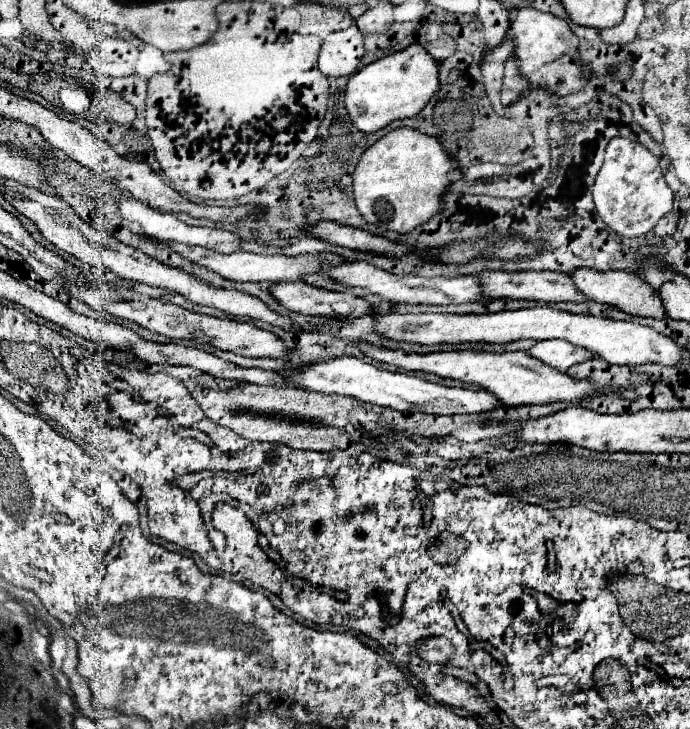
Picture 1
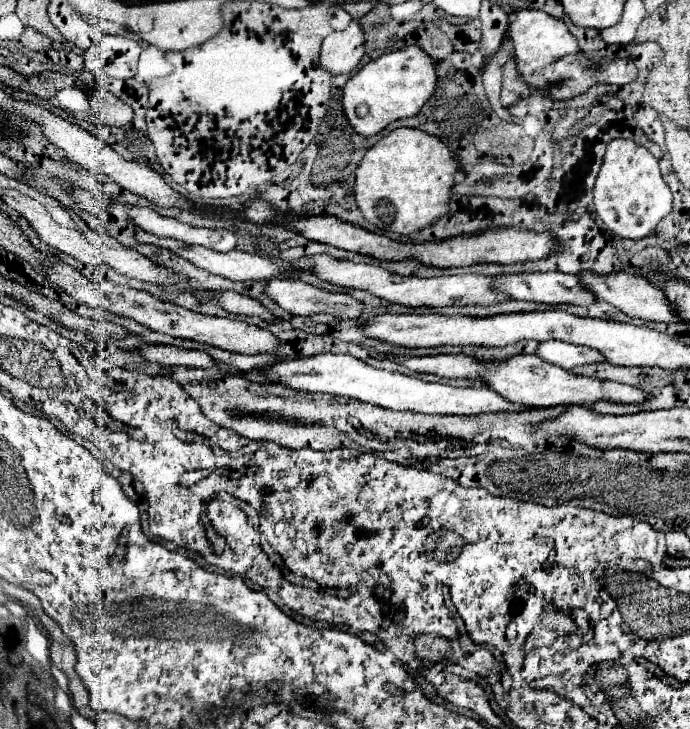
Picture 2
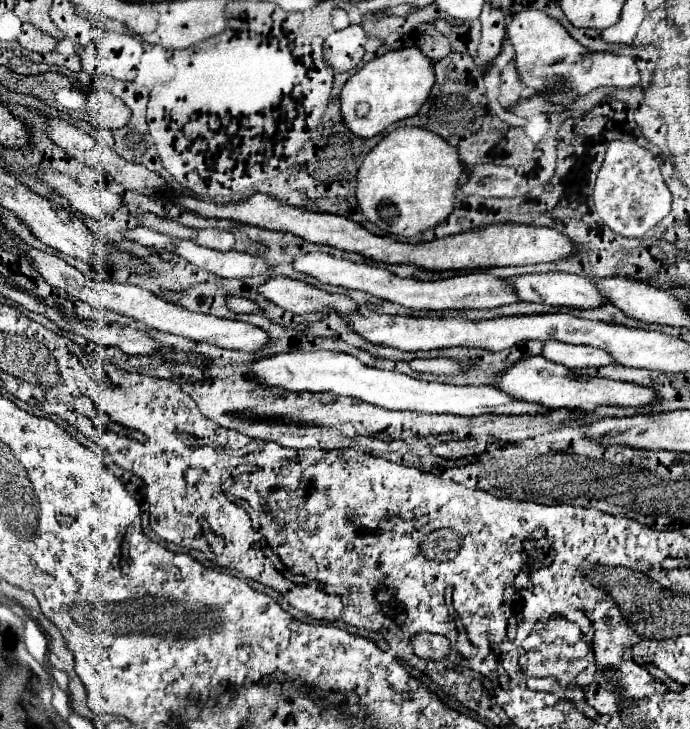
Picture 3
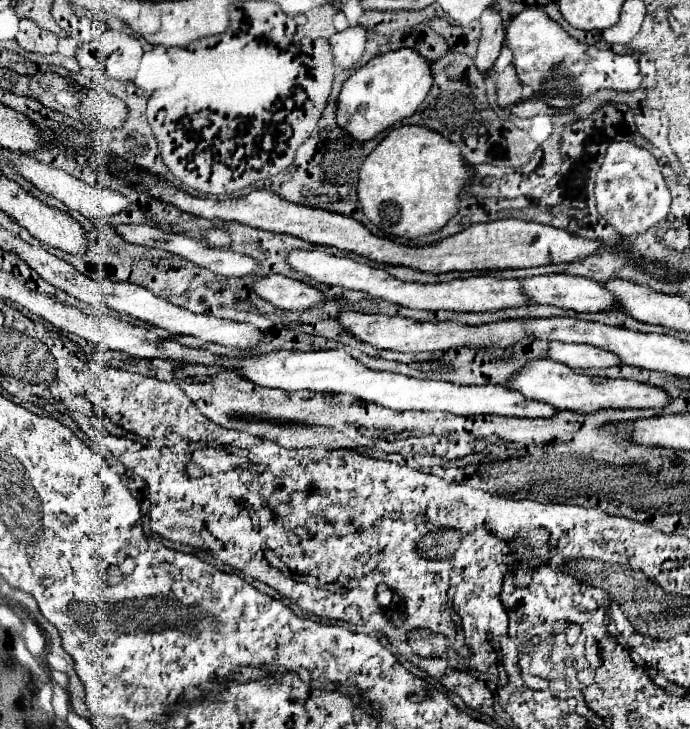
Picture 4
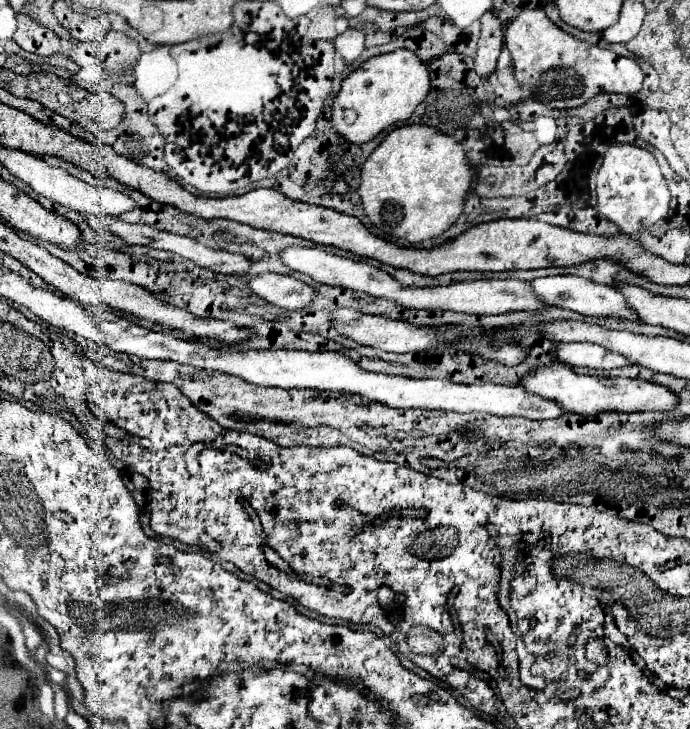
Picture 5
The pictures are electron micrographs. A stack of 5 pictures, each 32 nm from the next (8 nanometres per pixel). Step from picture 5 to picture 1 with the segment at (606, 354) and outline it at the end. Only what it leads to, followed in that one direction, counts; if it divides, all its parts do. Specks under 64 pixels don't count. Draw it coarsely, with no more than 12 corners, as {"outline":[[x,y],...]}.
{"outline":[[542,340],[528,356],[566,372],[594,352],[564,340]]}

